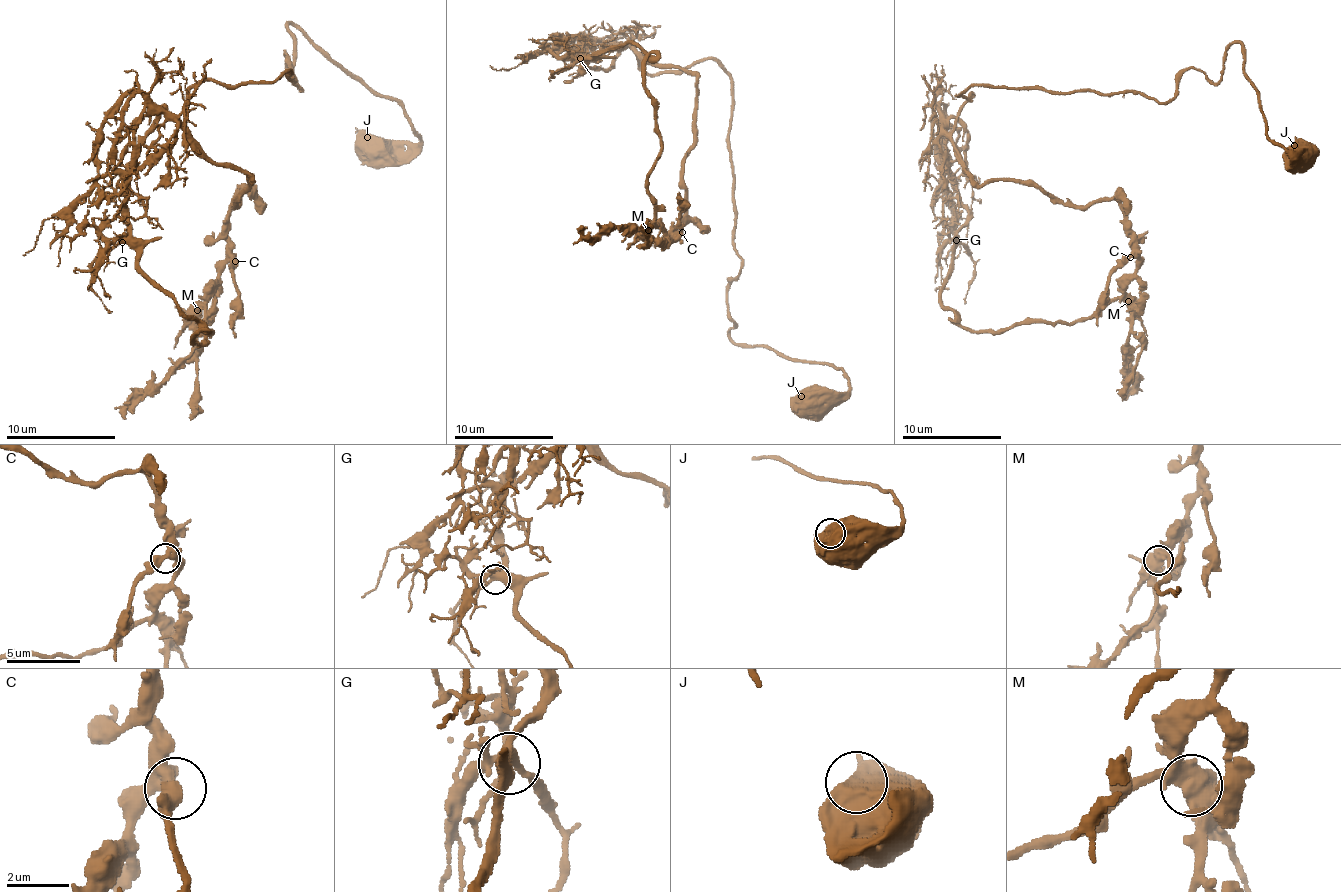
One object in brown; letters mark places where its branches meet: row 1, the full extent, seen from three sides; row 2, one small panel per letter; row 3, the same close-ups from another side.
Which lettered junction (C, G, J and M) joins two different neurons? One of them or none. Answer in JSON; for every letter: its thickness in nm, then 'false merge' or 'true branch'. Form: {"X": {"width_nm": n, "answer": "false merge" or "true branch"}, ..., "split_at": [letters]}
{"C": {"width_nm": 360, "answer": "true branch"}, "G": {"width_nm": 380, "answer": "true branch"}, "J": {"width_nm": 550, "answer": "true branch"}, "M": {"width_nm": 600, "answer": "false merge"}, "split_at": ["M"]}

